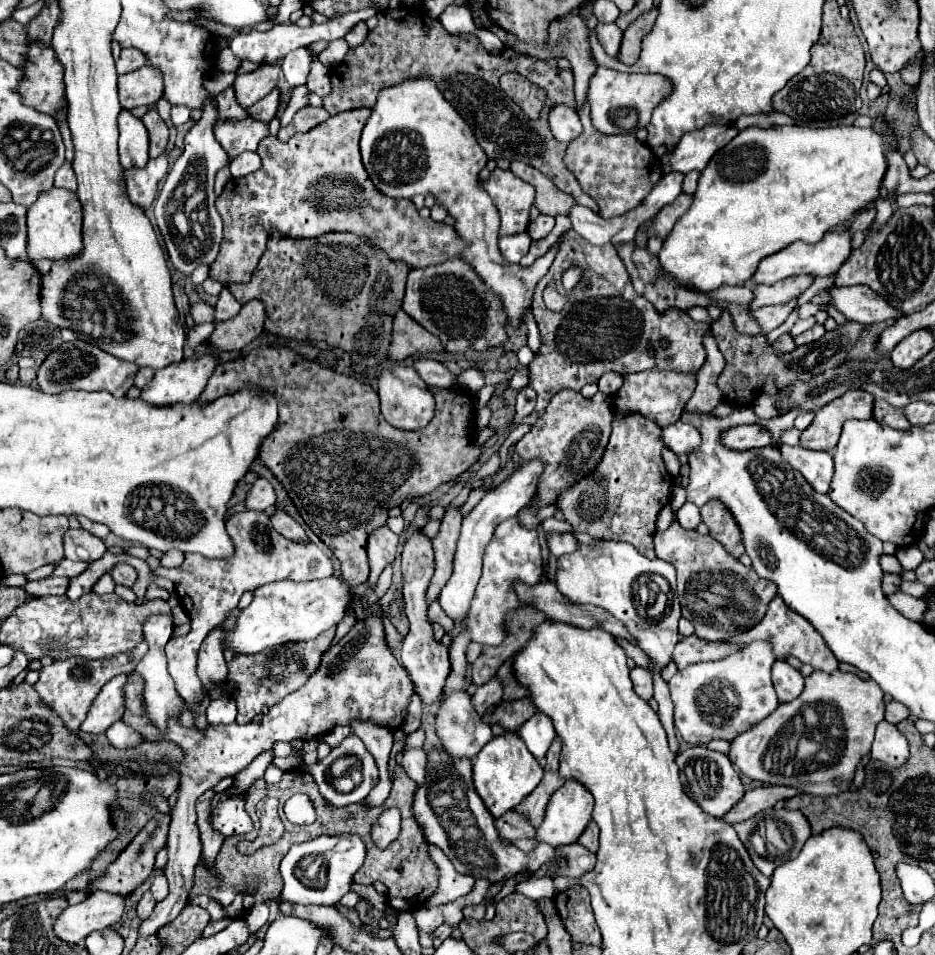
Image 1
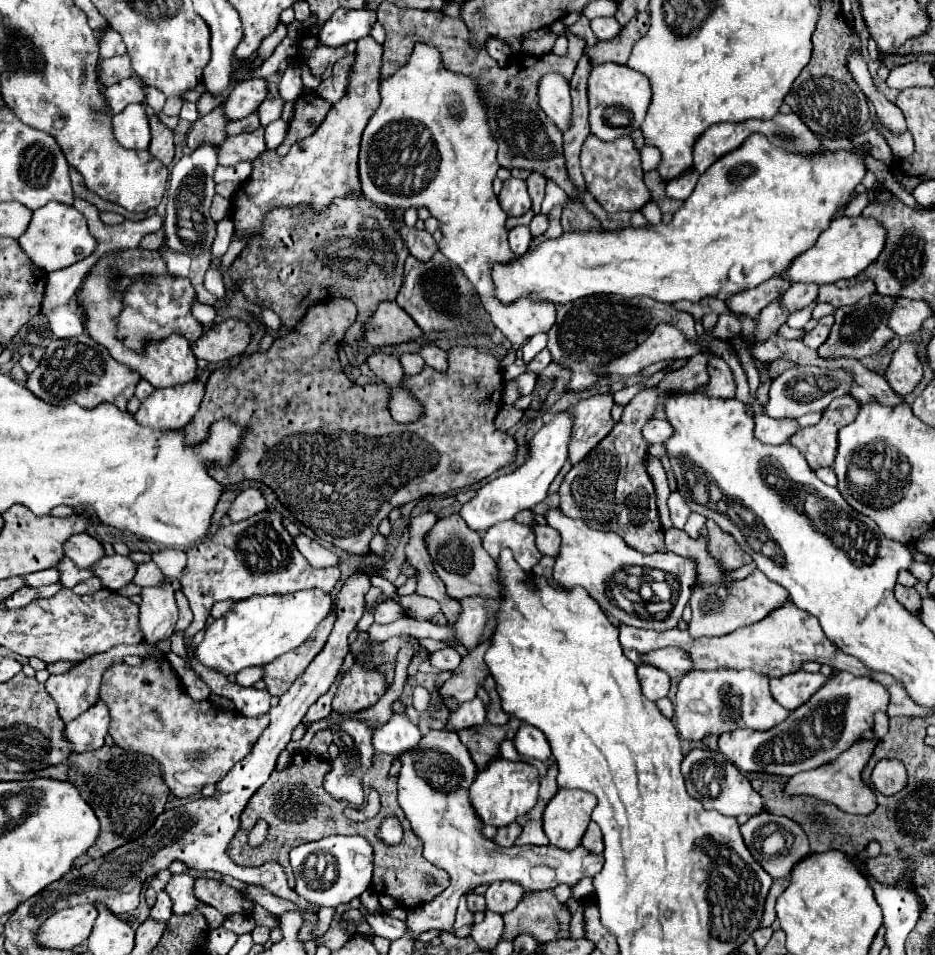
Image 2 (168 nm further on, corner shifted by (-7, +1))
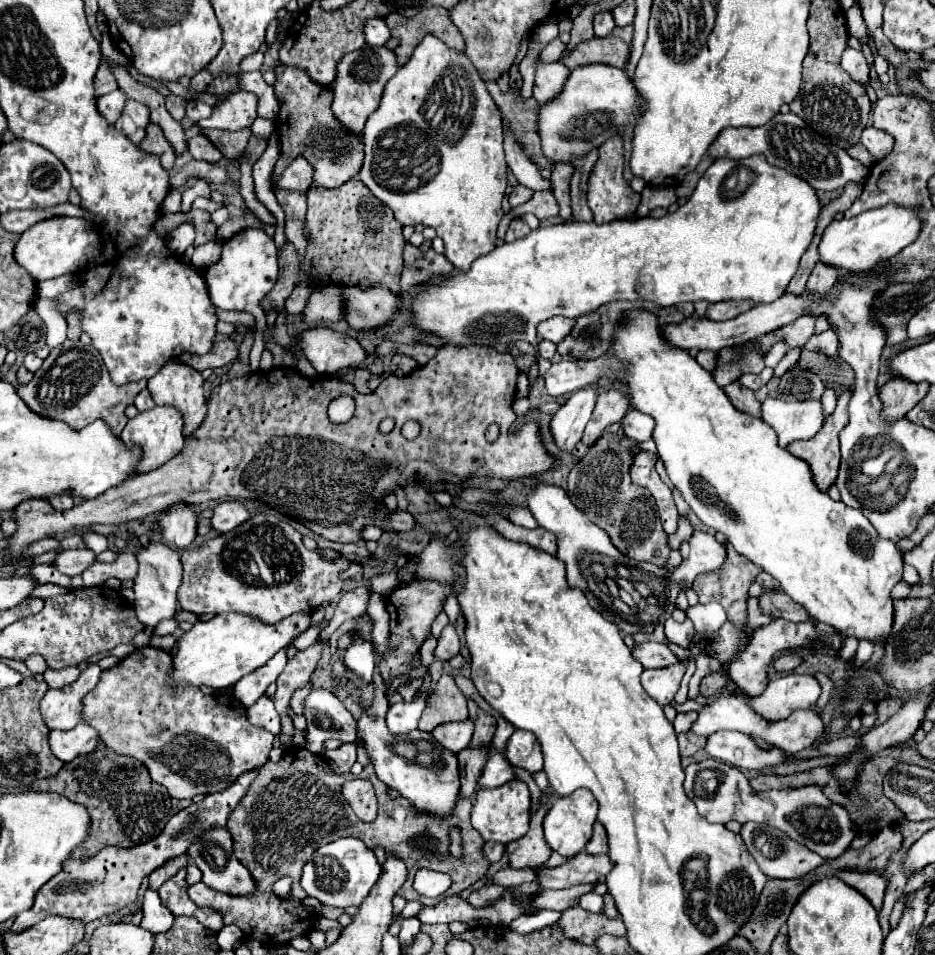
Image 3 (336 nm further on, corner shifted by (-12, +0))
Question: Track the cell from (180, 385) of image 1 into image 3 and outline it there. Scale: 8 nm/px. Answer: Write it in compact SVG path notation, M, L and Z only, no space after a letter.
M156 406L156 408L148 410L148 412L140 412L138 416L134 416L124 426L120 438L122 438L122 442L126 446L138 446L142 450L140 462L136 464L136 474L144 474L144 472L156 470L158 466L162 466L164 462L174 458L184 448L182 418L178 414L178 410L174 410L172 406Z

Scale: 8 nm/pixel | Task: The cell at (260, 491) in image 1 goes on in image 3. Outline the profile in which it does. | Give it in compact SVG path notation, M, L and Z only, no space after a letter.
M226 500L226 502L222 502L222 504L218 504L214 508L210 524L212 524L212 530L220 534L220 532L234 530L242 522L246 522L248 518L250 518L250 514L248 514L248 510L244 508L242 502L238 502L238 500Z

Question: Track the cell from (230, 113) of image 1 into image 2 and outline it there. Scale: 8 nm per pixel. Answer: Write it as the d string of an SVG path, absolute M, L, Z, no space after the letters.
M221 103L209 115L205 115L205 117L201 117L193 123L191 133L187 135L187 145L189 145L191 151L205 141L211 141L217 147L225 141L225 137L227 137L225 127L227 127L229 121L227 121L227 117L223 117L223 105L225 103Z

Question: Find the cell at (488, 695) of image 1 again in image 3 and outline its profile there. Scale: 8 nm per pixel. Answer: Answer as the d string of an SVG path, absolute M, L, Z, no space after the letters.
M472 720L448 722L448 724L442 724L442 726L434 728L432 736L446 750L452 750L452 754L458 754L460 750L464 750L464 746L468 746L468 742L472 738L472 730L474 730Z

